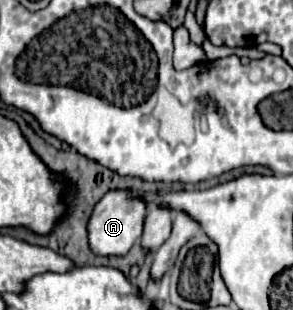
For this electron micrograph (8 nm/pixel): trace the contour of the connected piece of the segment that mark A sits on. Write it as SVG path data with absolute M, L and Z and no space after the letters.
M111 189L95 207L89 221L89 245L97 255L125 255L143 233L147 201L133 189Z

